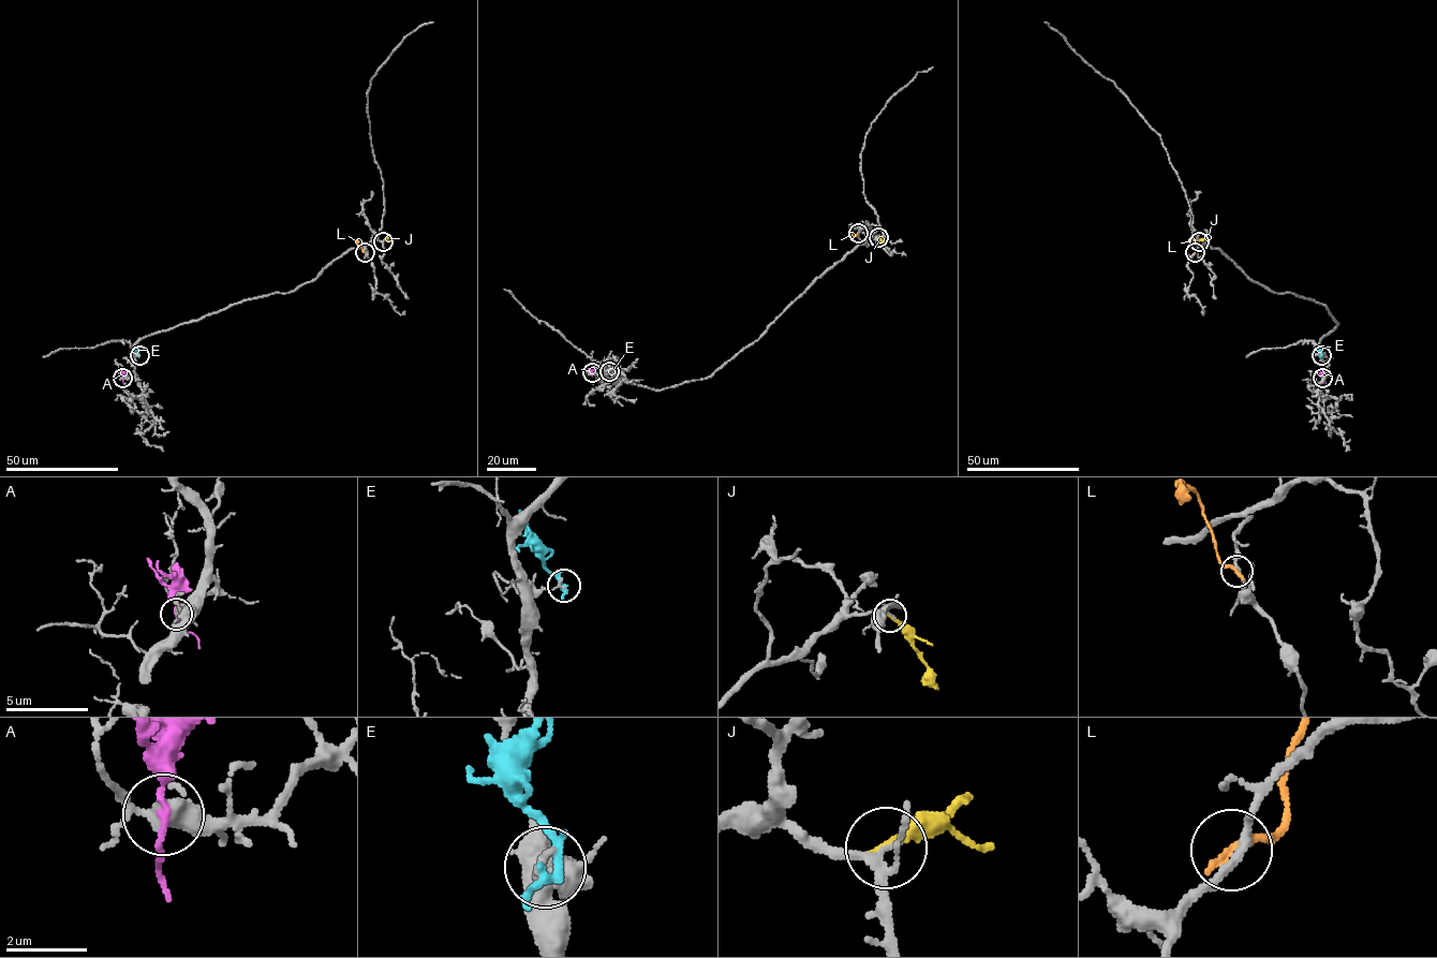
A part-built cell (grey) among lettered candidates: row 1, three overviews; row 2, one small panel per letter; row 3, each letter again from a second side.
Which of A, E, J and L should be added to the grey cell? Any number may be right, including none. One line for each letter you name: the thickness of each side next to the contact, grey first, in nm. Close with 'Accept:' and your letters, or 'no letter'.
J: 140/240 nm
Accept: J

